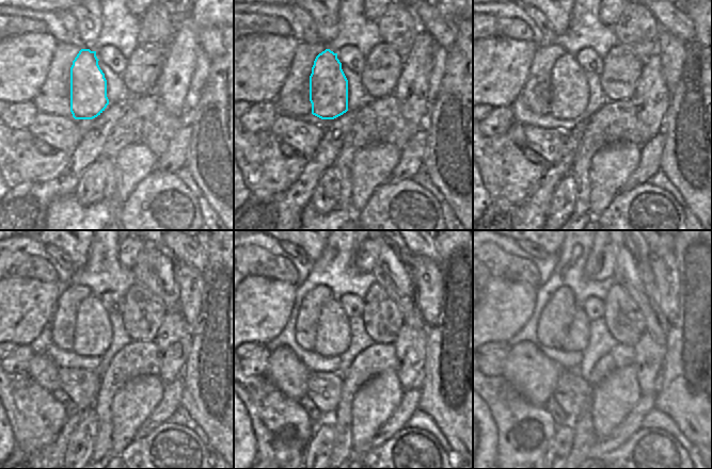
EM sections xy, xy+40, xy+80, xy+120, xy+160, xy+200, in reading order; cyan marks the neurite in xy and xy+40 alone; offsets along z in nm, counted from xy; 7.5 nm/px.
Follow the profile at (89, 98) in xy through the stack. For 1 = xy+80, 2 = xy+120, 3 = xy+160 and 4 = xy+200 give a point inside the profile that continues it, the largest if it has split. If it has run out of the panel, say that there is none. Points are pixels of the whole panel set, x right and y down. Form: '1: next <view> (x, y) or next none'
1: next xy+80 (569, 90)
2: next xy+120 (93, 328)
3: next xy+160 (333, 335)
4: next xy+200 (578, 337)

